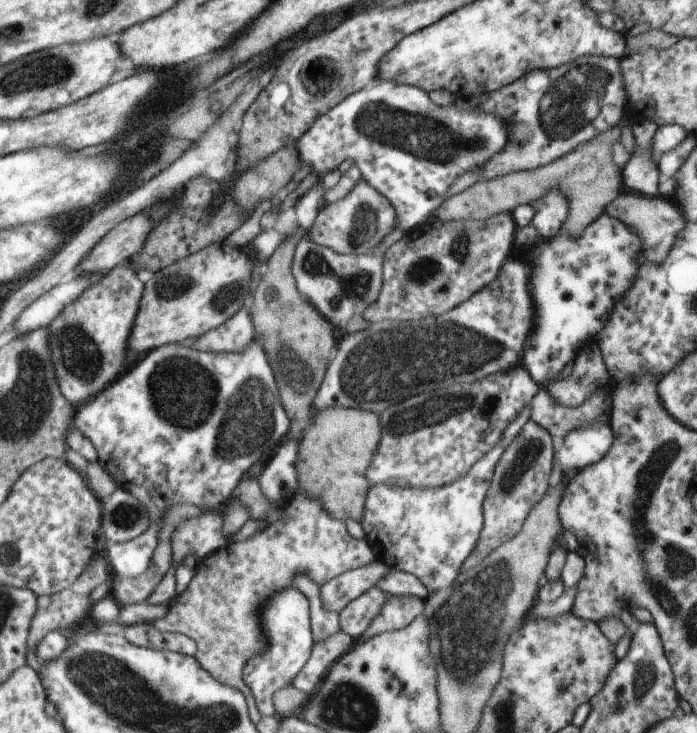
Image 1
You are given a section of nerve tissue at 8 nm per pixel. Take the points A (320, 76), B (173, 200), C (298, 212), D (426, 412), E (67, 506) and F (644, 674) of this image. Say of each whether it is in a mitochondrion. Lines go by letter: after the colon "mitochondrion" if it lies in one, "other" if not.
A: mitochondrion
B: other
C: other
D: mitochondrion
E: other
F: mitochondrion

